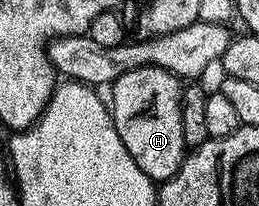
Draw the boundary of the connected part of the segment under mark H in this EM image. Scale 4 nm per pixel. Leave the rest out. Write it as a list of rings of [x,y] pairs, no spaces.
[[[156,66],[127,70],[127,74],[123,74],[123,78],[111,86],[111,111],[115,130],[119,130],[123,146],[127,146],[127,154],[135,158],[135,166],[139,166],[139,170],[143,170],[143,174],[155,182],[170,180],[187,155],[181,113],[182,87],[178,77]]]

